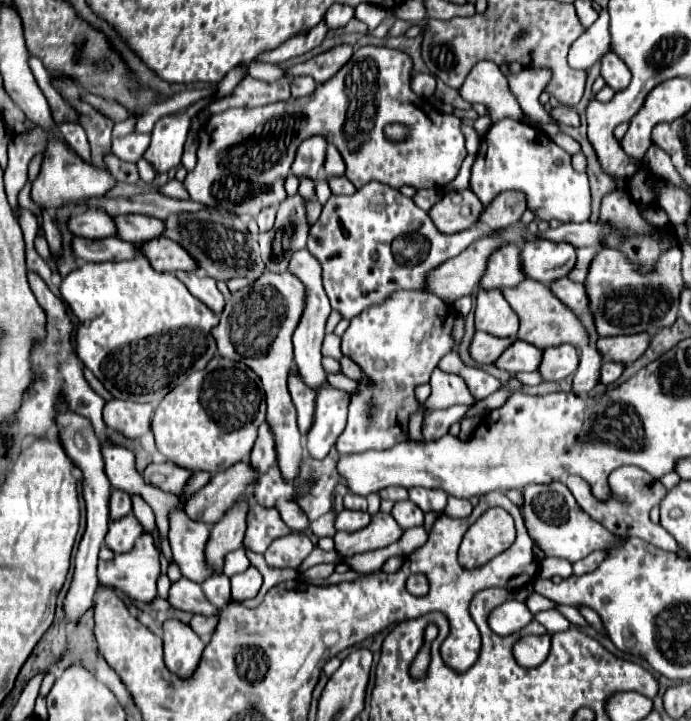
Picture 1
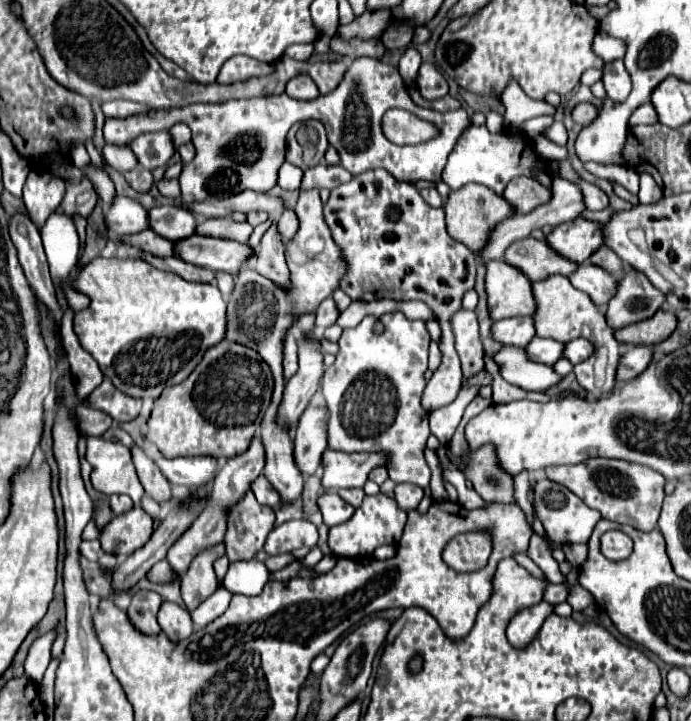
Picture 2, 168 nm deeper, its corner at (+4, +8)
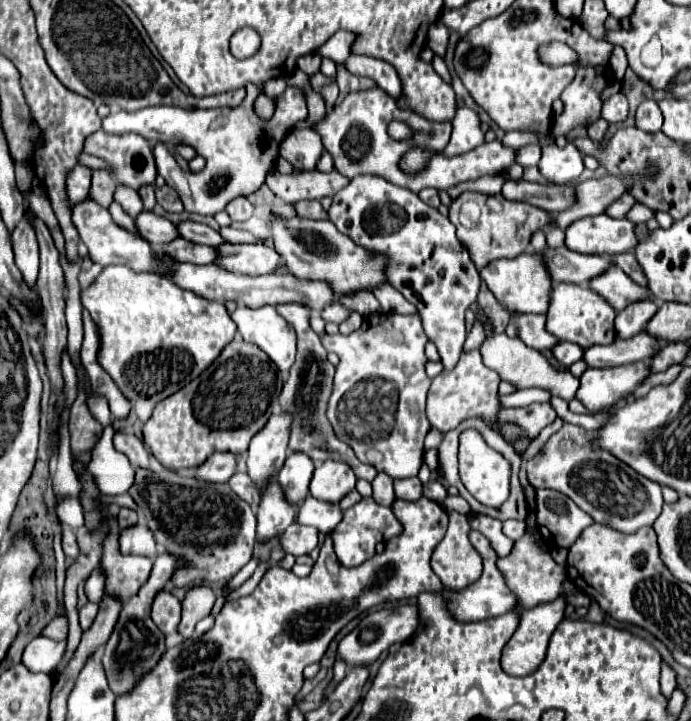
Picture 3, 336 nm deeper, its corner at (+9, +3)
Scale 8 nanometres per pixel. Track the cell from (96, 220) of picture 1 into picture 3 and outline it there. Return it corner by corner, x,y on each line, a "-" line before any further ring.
142,212
136,218
136,226
140,230
140,236
150,242
152,248
162,248
166,242
172,242
178,238
178,226
170,222
168,218
156,216
154,212

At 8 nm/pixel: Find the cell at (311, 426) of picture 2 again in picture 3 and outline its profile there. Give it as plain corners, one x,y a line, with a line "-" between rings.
290,454
284,462
284,468
276,476
284,498
296,508
308,496
308,484
314,472
314,462
304,454

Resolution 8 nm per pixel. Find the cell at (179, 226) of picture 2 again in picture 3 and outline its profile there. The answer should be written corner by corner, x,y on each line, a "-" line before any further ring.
180,222
178,224
178,230
180,230
180,236
190,240
190,242
196,242
196,244
206,244
206,246
222,246
226,244
226,240
216,232
212,230
210,226
206,224
198,224
198,222

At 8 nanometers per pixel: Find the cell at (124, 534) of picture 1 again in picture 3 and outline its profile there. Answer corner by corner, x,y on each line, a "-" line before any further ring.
136,524
132,528
126,528
120,534
120,550
122,554
138,554
150,558
158,554
154,536
150,534
150,528
146,524

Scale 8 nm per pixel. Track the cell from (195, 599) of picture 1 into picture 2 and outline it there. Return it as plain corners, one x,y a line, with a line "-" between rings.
159,561
155,567
151,567
151,571
147,573
147,579
151,583
173,583
179,575
171,569
171,565
167,565
167,561

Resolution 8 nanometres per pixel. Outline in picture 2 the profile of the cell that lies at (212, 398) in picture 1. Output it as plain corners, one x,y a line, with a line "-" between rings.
221,341
215,347
211,347
201,363
193,369
193,373
181,381
179,385
173,385
171,389
165,389
161,397
155,401
155,407
151,411
151,417
147,421
147,435
145,439
157,445
157,449
167,459
175,457
203,457
207,453
209,457
221,459
221,457
233,457
247,451
247,445
251,443
255,429
261,423
261,417
271,401
273,393
273,375
269,367
261,361
261,357
239,343

